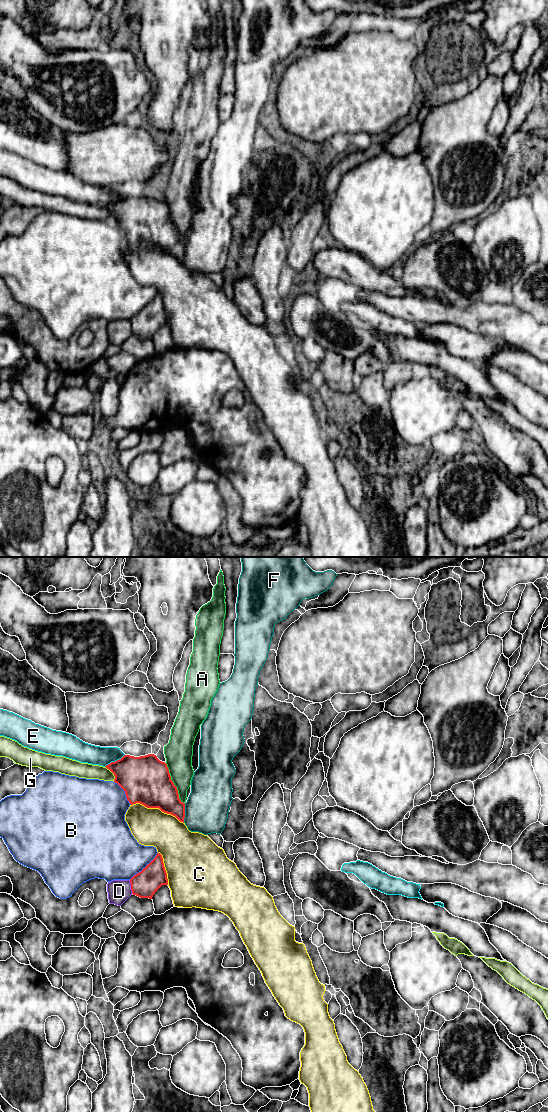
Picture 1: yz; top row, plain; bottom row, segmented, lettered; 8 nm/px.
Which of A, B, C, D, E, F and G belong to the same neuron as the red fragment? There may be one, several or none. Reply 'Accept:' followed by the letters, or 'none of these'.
Accept: A

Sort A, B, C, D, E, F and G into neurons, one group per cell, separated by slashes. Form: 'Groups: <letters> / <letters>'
Groups: A / B / C / D / E / F / G

